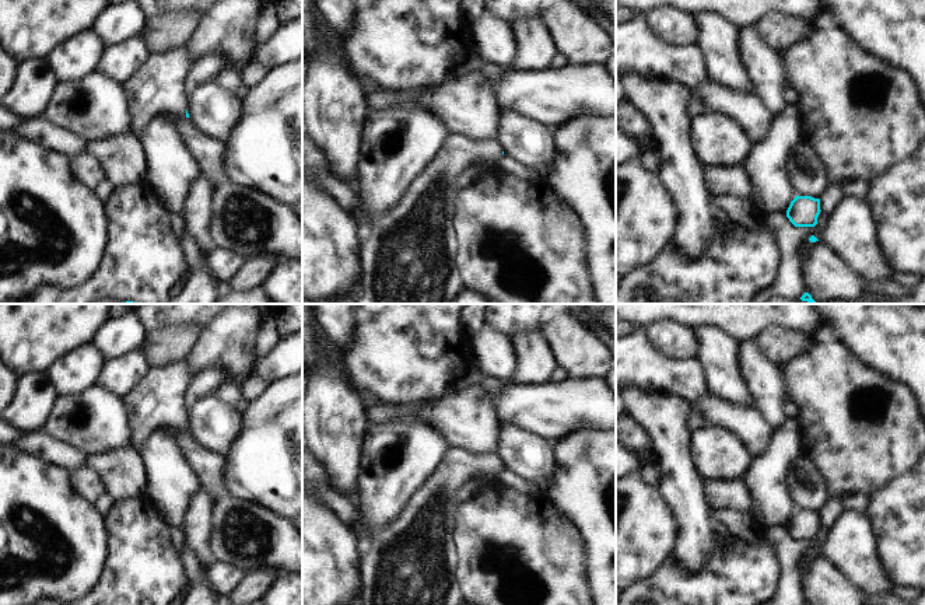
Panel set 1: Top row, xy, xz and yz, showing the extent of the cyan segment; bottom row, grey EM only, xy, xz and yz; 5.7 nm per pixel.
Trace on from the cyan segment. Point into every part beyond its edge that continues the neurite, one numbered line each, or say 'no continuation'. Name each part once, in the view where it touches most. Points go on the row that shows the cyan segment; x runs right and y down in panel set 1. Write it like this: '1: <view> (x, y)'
1: xy (156, 88)

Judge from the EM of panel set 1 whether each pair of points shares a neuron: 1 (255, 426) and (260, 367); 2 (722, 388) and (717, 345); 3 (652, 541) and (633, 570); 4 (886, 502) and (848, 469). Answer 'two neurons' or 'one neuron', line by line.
1: two neurons
2: one neuron
3: one neuron
4: two neurons

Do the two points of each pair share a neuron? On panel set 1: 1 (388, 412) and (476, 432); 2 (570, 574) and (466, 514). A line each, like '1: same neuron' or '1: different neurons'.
1: same neuron
2: same neuron

